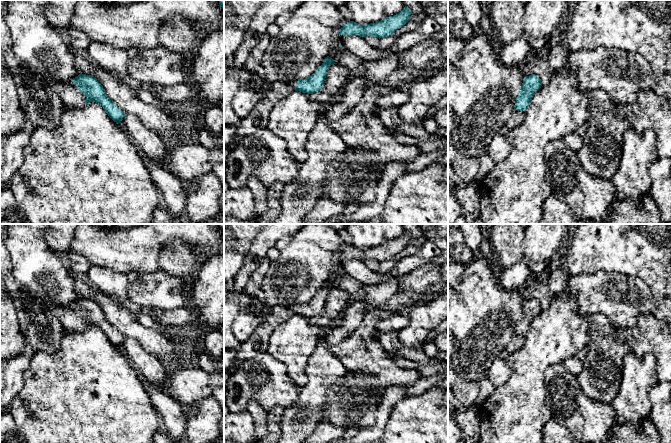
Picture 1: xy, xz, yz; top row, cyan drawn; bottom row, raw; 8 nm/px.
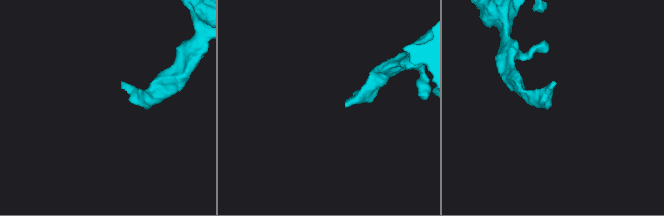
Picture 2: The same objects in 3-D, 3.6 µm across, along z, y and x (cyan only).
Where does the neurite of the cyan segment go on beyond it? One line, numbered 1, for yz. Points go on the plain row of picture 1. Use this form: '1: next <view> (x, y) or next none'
1: next none

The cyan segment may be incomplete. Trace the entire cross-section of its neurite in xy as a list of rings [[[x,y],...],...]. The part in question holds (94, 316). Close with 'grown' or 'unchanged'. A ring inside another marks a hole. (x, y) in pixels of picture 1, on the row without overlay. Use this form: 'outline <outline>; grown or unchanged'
outline [[[80,297],[71,305],[52,305],[50,311],[68,330],[82,332],[90,326],[96,326],[104,332],[107,339],[116,347],[121,347],[126,339],[106,319],[103,310],[94,300]]]; grown

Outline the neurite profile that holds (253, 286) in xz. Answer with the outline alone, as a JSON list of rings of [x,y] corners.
[[[265,257],[259,264],[256,271],[251,275],[248,283],[243,288],[243,293],[254,294],[260,291],[262,280],[271,265],[271,260]]]

